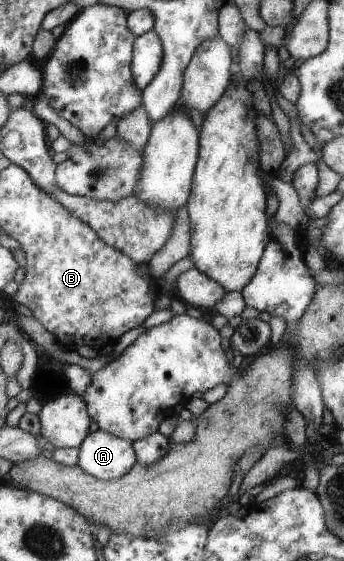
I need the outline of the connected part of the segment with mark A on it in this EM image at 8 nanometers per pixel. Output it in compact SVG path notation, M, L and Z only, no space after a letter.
M96 430L78 446L77 465L96 479L120 477L136 462L130 441Z

